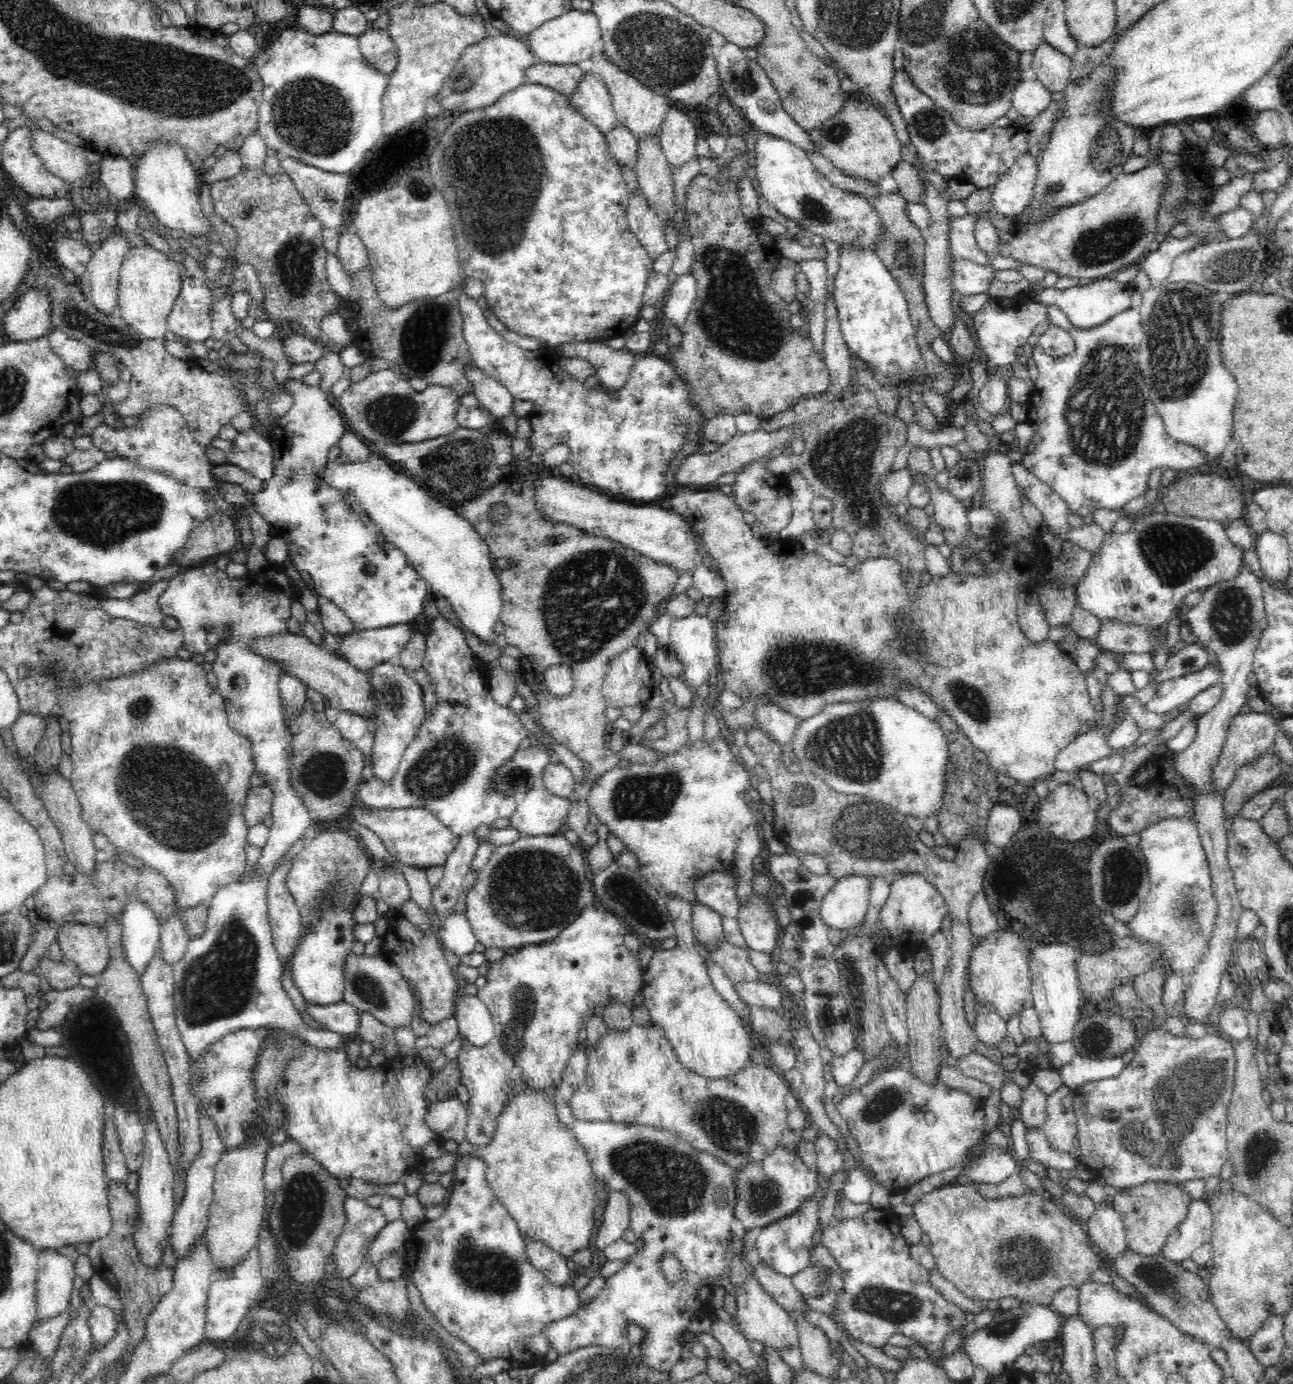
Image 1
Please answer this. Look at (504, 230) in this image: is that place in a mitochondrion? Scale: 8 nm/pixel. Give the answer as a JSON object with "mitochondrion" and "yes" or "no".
{"mitochondrion":"yes"}

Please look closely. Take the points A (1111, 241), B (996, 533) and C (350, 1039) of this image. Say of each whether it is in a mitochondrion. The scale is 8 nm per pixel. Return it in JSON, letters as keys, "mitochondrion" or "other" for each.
{"A":"mitochondrion","B":"other","C":"other"}

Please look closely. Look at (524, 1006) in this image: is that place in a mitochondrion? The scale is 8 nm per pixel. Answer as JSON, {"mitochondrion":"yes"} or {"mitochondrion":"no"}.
{"mitochondrion":"yes"}

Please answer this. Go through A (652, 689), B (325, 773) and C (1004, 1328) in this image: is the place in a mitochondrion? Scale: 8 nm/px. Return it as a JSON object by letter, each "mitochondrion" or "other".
{"A":"other","B":"mitochondrion","C":"mitochondrion"}

